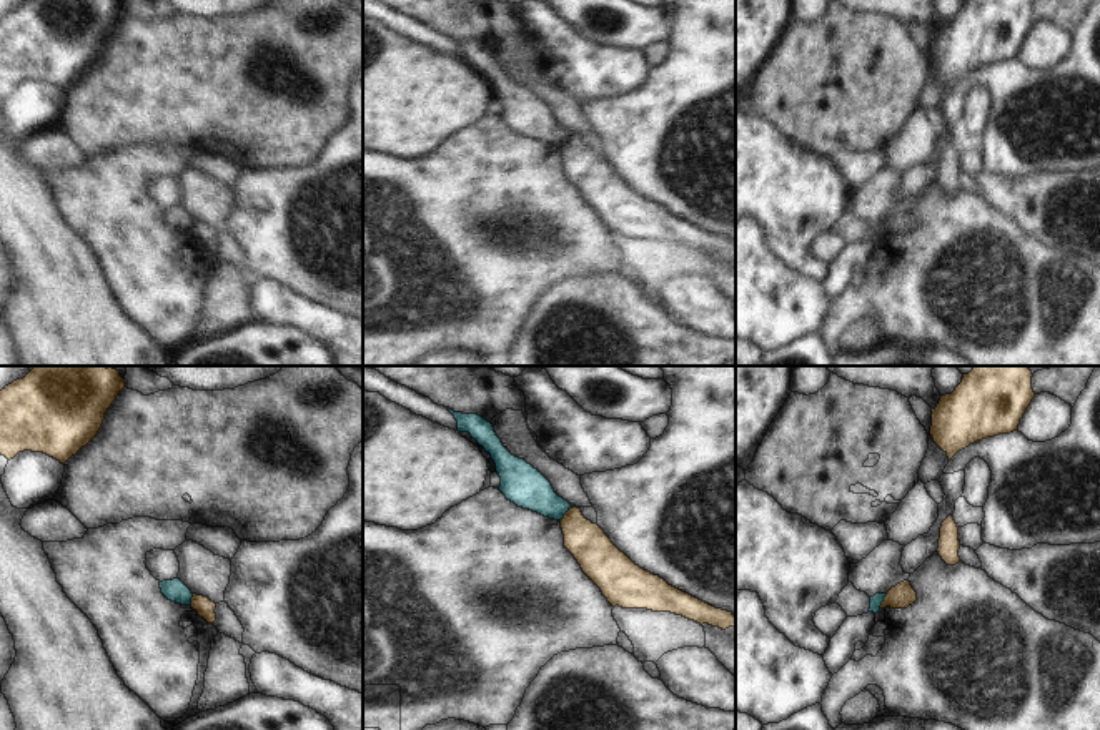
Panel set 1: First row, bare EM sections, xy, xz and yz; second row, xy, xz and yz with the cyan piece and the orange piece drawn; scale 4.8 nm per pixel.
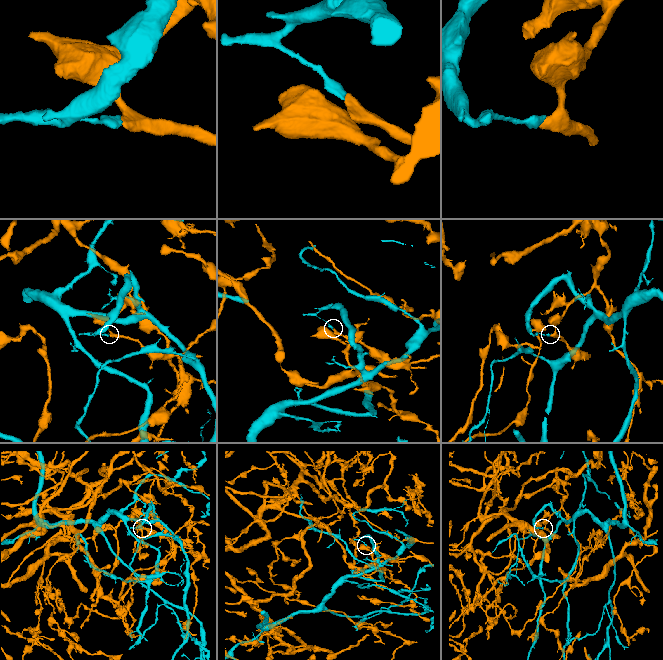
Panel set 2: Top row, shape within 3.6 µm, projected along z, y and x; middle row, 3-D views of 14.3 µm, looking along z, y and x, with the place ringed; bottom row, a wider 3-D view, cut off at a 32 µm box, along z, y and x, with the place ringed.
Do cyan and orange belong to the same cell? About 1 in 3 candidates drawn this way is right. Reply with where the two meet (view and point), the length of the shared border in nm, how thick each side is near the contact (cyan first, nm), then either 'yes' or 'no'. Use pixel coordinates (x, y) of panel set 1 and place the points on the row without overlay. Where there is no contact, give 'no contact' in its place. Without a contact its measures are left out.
meets cyan in xz at (564, 140); contact 90 nm long; 200 nm thick on the cyan side, 190 nm on the other; no

